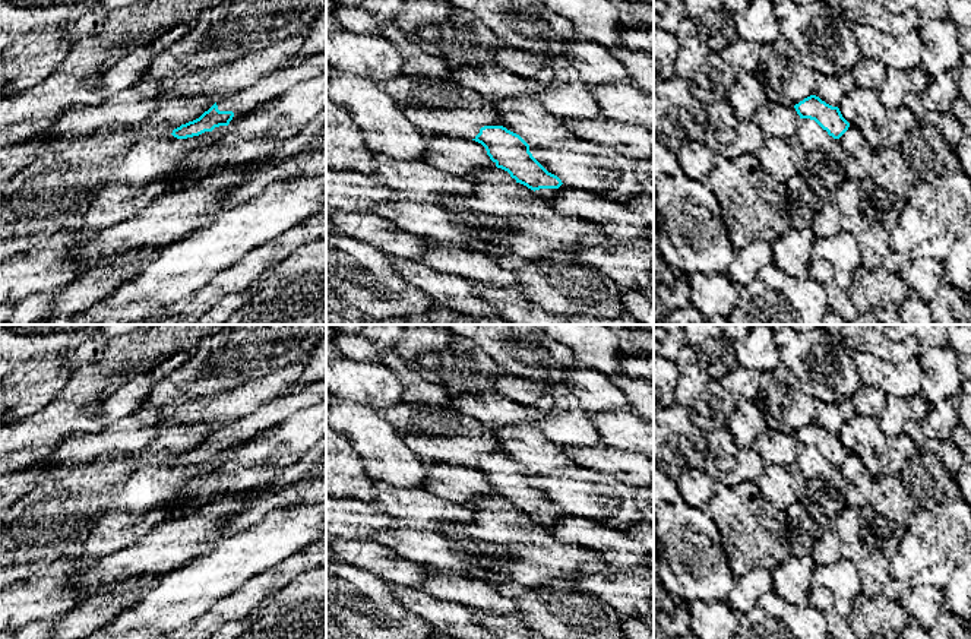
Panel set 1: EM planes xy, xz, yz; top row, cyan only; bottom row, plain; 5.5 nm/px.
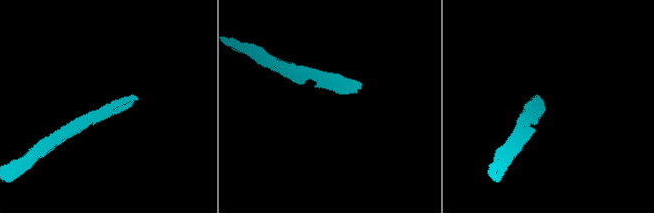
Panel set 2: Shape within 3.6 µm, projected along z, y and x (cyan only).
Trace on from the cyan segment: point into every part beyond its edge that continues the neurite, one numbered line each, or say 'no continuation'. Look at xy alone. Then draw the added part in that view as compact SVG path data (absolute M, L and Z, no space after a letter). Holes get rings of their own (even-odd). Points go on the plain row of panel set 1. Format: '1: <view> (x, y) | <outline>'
1: xy (275, 411) | M326 379L292 390L287 396L272 399L253 414L233 420L216 430L219 439L233 439L233 452L241 442L284 423L297 411L314 407L326 399Z

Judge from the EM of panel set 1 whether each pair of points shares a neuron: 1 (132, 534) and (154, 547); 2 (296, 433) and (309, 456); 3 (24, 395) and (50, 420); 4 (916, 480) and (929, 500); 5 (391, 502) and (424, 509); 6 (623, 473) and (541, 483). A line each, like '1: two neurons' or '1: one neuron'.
1: two neurons
2: two neurons
3: two neurons
4: one neuron
5: one neuron
6: two neurons

